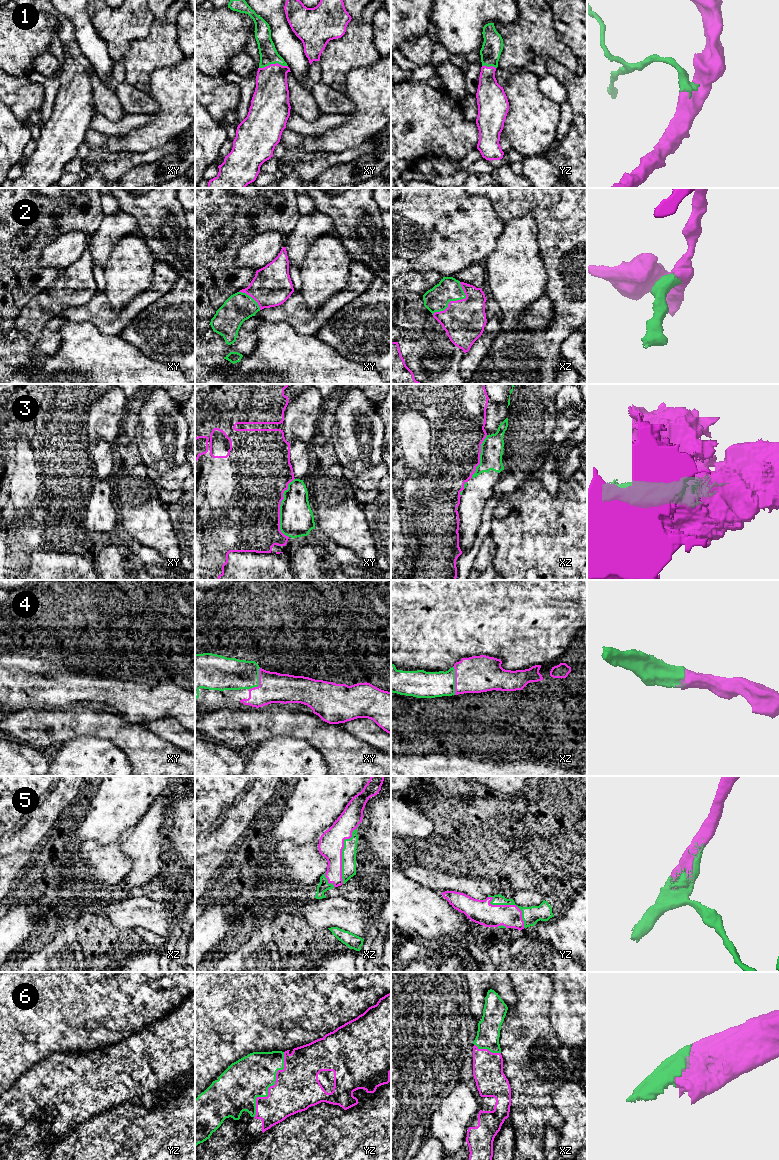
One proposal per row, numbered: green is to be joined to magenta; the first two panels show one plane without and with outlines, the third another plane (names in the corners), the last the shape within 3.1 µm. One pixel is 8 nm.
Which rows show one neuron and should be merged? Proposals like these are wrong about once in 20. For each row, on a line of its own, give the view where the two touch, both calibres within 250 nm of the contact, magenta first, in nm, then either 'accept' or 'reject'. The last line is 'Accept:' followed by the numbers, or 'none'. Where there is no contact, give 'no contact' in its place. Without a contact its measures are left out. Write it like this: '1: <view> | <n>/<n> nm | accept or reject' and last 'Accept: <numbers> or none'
1: xy | 280/140 nm | accept
2: xz | 340/190 nm | accept
3: xy | 500/280 nm | reject
4: xz | 300/200 nm | accept
5: xz | 200/120 nm | accept
6: yz | 360/340 nm | accept
Accept: 1, 2, 4, 5, 6

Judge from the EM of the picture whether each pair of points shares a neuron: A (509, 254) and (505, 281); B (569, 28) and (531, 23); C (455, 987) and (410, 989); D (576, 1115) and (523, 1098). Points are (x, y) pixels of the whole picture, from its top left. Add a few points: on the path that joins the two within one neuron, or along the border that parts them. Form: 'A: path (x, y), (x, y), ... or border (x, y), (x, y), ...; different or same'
A: path (509, 261), (509, 274); same
B: border (551, 10), (557, 37), (567, 46); different
C: path (444, 987), (421, 987); same
D: border (561, 1086), (550, 1093), (562, 1118), (559, 1129); different

